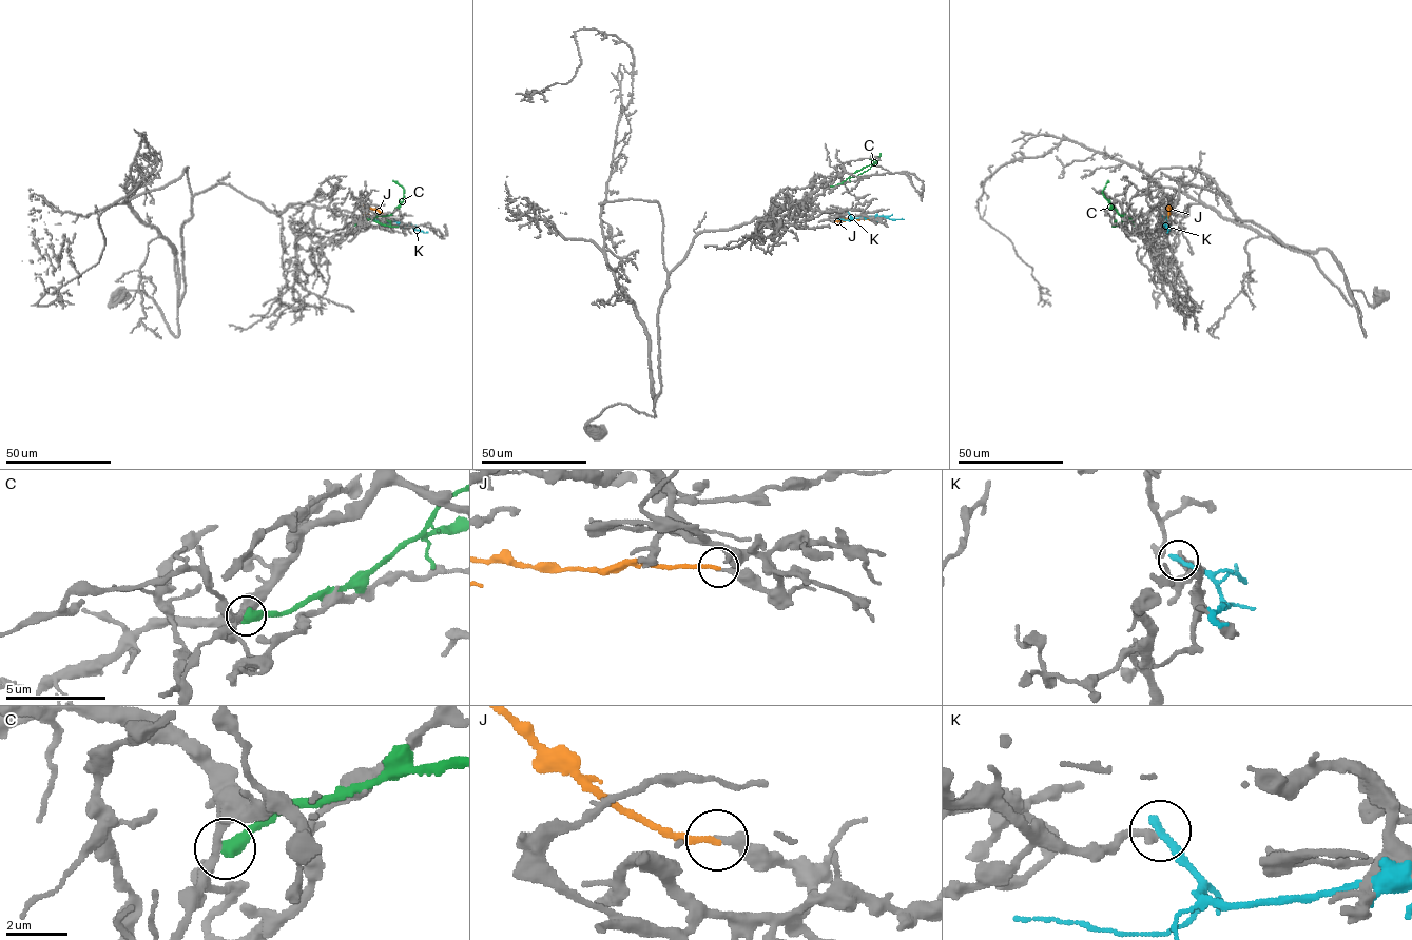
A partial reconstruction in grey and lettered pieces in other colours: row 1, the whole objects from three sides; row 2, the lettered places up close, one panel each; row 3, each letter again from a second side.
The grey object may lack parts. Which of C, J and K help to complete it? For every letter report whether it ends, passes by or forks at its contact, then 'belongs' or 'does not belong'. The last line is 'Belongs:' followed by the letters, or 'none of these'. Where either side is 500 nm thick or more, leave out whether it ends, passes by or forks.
C: does not belong
J: it ends | belongs
K: it ends | does not belong
Belongs: J

